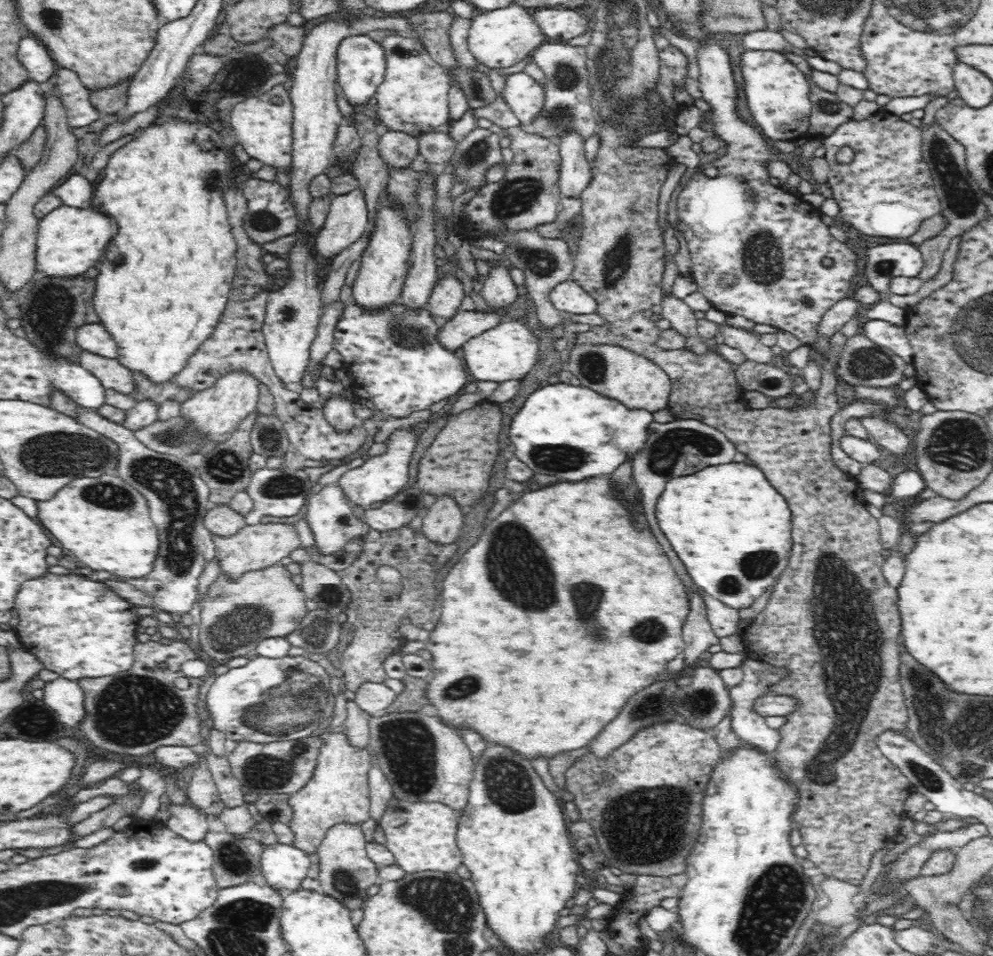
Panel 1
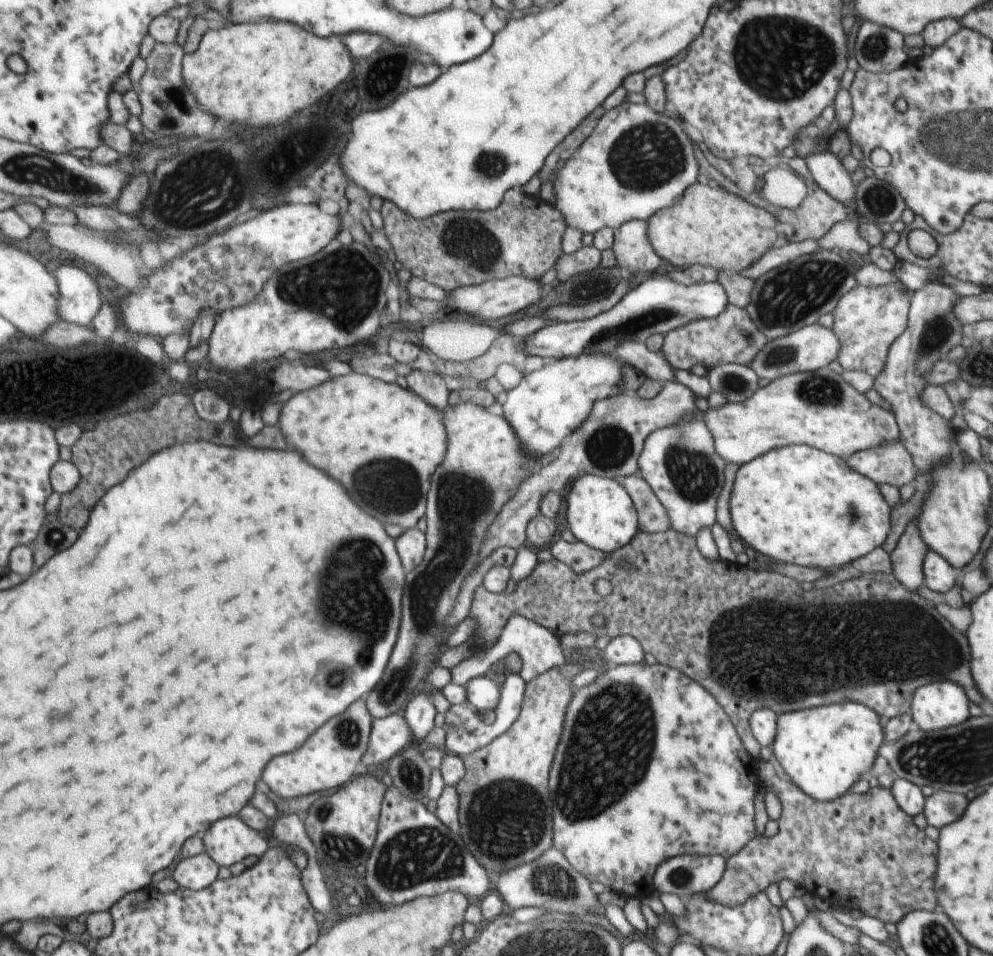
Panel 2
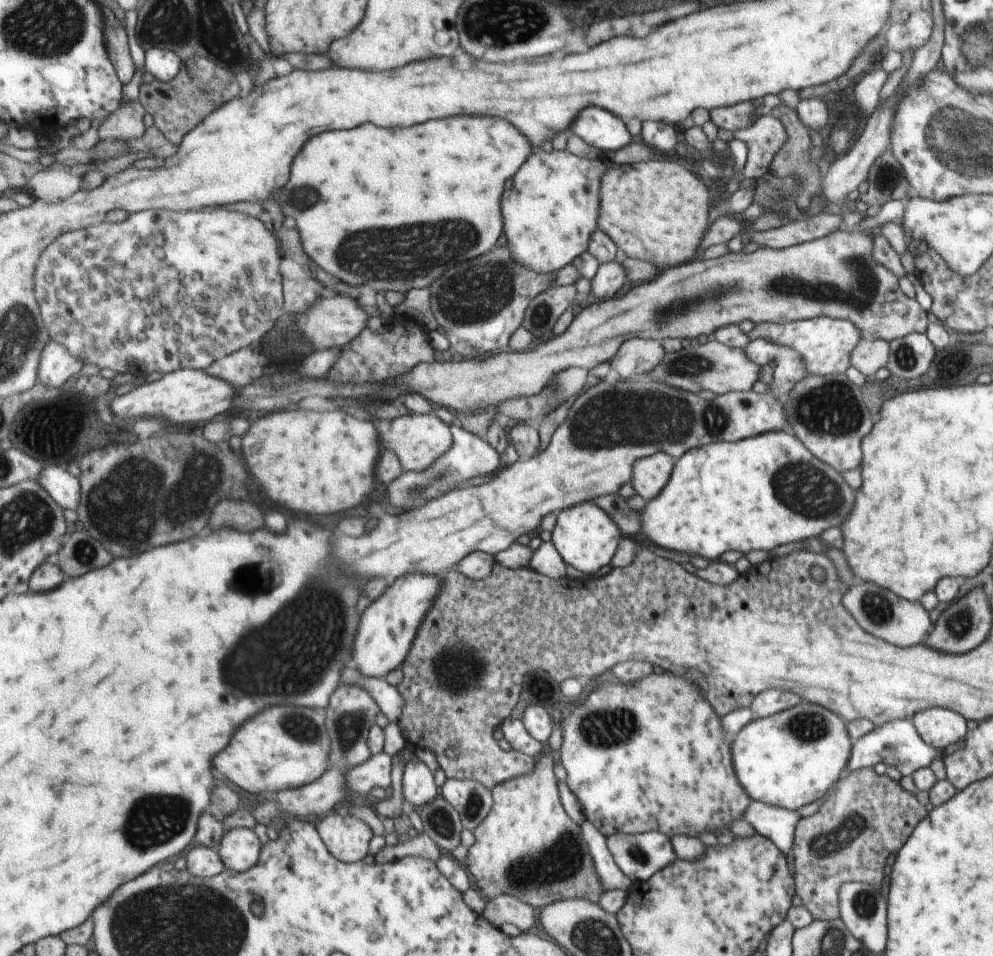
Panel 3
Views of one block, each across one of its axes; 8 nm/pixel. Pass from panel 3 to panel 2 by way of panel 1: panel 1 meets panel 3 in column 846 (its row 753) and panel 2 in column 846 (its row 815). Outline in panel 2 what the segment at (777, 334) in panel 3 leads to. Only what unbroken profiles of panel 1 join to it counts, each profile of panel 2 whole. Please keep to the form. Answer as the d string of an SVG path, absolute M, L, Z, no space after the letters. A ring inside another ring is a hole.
M898 284L878 287L854 285L833 310L832 330L840 340L838 362L845 370L864 371L874 378L886 368L892 343L907 328L911 294Z

